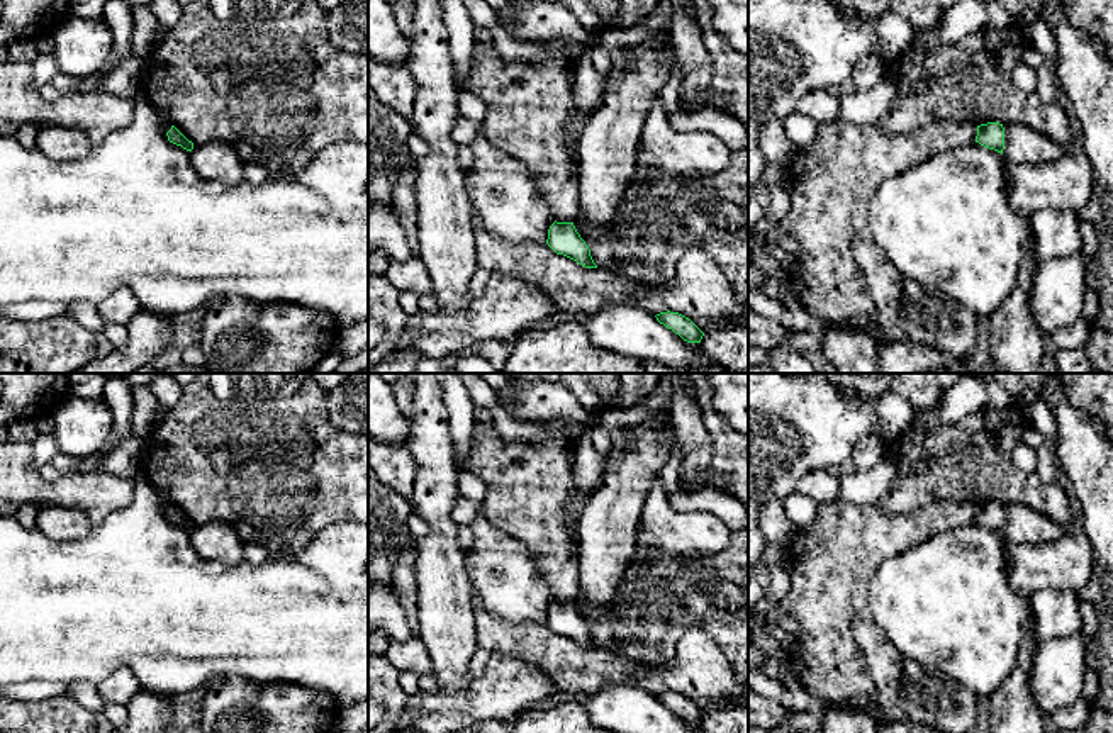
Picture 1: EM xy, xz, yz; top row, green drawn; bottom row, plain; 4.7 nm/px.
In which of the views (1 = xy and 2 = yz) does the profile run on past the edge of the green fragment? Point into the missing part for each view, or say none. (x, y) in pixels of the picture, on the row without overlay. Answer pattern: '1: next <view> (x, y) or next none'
1: next none
2: next none

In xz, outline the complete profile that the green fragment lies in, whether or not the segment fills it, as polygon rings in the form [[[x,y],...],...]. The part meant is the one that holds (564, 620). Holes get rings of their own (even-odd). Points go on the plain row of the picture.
[[[553,602],[548,609],[546,624],[585,648],[597,648],[590,636],[590,629],[577,613],[573,602]]]

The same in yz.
[[[987,502],[987,504],[977,506],[976,523],[1003,534],[1003,529],[1004,529],[1004,507],[1003,507],[1003,504]]]

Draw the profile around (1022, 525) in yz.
[[[1008,502],[1003,507],[1003,536],[1010,545],[1057,541],[1067,533],[1064,526],[1026,506]]]

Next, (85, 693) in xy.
[[[75,682],[75,684],[68,684],[68,692],[85,709],[102,711],[103,706],[105,706],[105,701],[97,692],[97,684],[92,684],[92,682]]]

